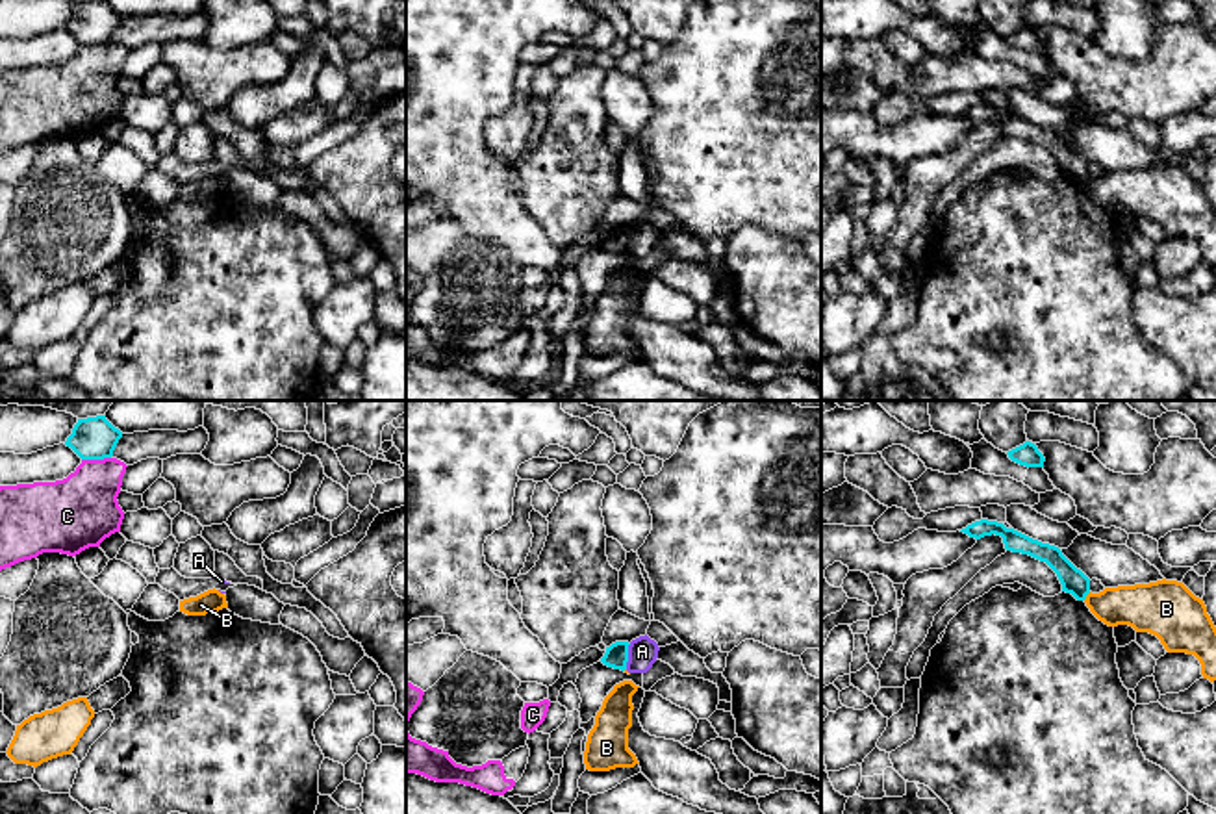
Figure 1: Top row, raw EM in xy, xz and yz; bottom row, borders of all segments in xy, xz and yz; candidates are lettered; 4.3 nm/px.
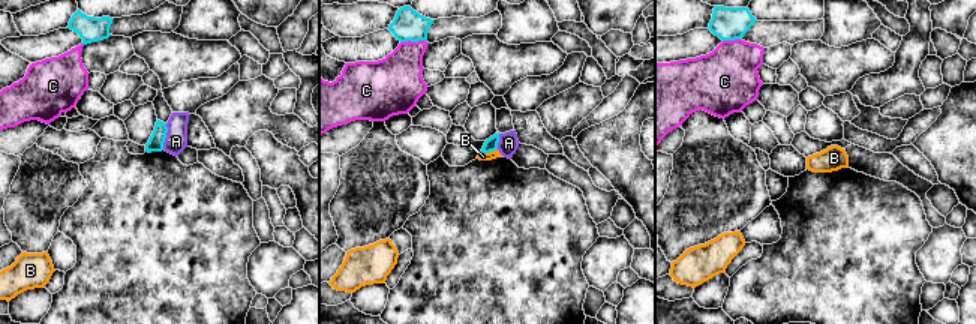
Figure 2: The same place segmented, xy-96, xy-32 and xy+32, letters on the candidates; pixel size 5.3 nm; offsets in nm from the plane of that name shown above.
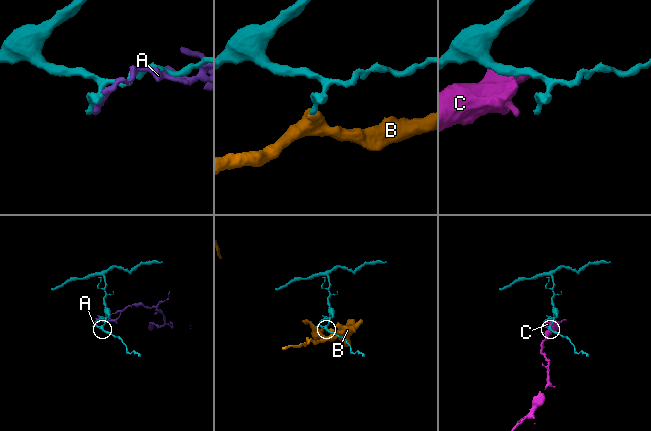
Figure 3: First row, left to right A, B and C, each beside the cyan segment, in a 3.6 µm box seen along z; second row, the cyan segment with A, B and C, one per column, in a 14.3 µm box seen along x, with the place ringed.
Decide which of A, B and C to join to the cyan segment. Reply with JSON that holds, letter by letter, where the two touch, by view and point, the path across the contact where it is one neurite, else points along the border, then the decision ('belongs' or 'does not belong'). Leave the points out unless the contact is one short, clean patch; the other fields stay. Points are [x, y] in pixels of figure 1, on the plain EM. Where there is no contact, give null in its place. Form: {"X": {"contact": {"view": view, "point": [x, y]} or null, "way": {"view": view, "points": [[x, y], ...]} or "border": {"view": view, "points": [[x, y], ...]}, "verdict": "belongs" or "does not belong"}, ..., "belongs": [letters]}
{"A": {"contact": {"view": "xz", "point": [627, 241]}, "verdict": "does not belong"}, "B": {"contact": {"view": "yz", "point": [1087, 178]}, "border": {"view": "yz", "points": [[1090, 177], [1083, 184]]}, "verdict": "does not belong"}, "C": {"contact": {"view": "xy", "point": [95, 43]}, "verdict": "does not belong"}, "belongs": []}

